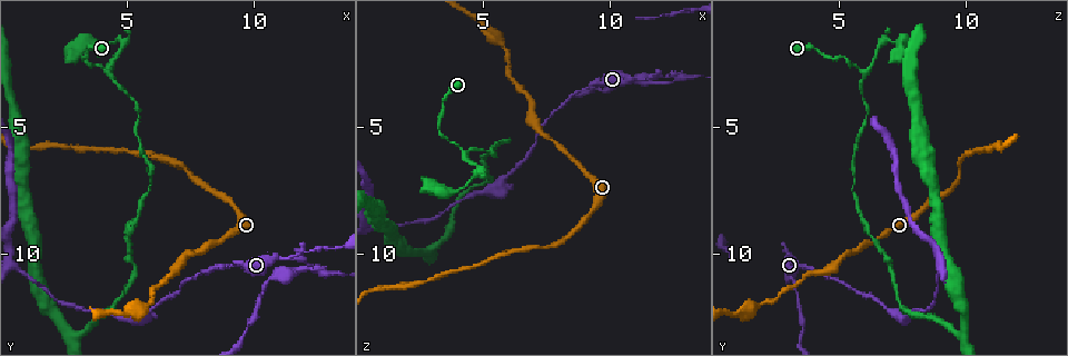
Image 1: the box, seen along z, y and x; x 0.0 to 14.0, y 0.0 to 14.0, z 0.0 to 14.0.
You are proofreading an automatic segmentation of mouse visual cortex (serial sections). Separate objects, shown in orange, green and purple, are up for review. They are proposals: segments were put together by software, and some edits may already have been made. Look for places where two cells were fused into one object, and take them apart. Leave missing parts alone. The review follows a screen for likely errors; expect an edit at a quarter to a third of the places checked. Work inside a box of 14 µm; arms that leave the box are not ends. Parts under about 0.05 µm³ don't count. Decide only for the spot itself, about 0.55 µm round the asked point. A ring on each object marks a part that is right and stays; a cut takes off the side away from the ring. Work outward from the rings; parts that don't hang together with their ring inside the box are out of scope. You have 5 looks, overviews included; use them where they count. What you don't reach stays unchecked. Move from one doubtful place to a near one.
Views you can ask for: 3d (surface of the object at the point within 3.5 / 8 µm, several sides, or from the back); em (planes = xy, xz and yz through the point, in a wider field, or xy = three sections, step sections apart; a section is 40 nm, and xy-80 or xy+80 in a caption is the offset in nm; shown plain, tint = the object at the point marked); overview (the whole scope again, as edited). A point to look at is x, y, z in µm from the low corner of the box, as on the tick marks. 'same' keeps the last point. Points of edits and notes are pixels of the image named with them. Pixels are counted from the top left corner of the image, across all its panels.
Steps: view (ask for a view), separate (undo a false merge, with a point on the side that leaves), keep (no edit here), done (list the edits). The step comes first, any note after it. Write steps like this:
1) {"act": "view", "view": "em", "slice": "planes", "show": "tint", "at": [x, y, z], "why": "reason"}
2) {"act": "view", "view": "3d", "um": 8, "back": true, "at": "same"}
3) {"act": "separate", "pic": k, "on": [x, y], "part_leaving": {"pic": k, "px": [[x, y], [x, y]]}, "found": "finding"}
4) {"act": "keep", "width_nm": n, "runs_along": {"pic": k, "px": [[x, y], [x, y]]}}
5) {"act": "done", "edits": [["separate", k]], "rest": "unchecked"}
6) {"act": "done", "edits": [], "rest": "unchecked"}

{"act": "view", "view": "3d", "um": 8, "at": [4.2, 2.8, 5.9], "why": "branch point"}

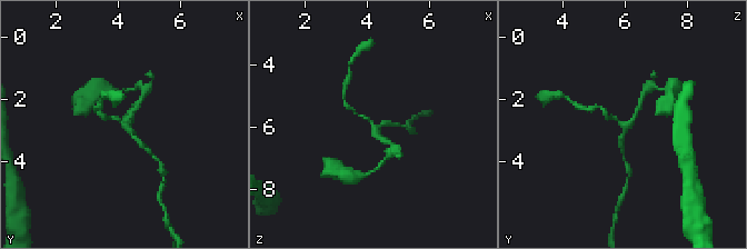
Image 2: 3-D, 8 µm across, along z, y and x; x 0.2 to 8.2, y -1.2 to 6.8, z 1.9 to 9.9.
{"act": "view", "view": "em", "slice": "xy", "step": 3, "show": "tint", "at": [4.2, 2.9, 6.0], "why": "now the EM"}

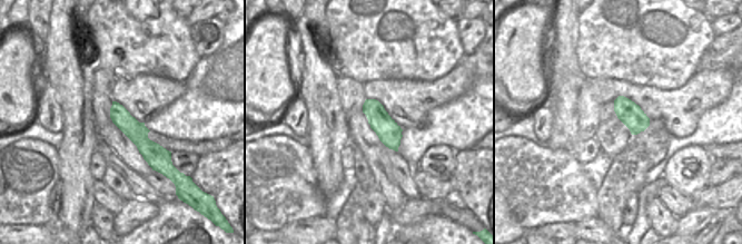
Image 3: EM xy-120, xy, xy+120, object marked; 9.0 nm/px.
{"act": "keep", "arm_widths_nm": [100, 150, 200], "found": "all the same cell"}

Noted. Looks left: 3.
{"act": "view", "view": "3d", "um": 8, "at": [5.5, 12.3, 1.5]}

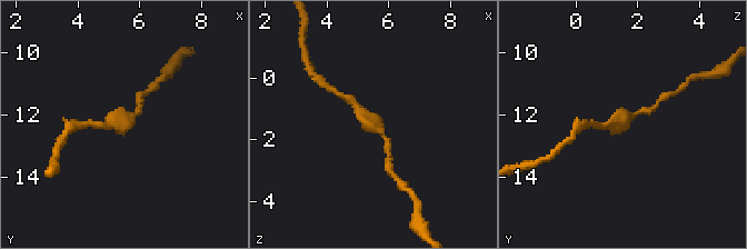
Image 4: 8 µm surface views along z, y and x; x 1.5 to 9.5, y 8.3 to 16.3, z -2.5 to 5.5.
{"act": "view", "view": "em", "slice": "xy", "step": 1, "show": "tint", "at": [5.5, 12.2, 1.6], "why": "need the tissue"}

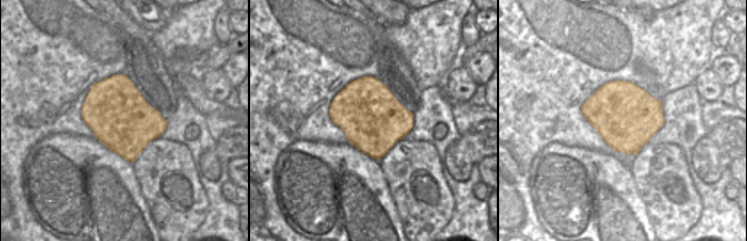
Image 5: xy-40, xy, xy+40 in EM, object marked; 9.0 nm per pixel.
{"act": "keep", "width_nm": 550, "runs_along": {"pic": 4, "px": [[388, 149], [371, 118], [352, 101]]}, "found": "continuous, no second cell"}

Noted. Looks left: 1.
{"act": "done", "edits": [], "rest": "unchecked"}

